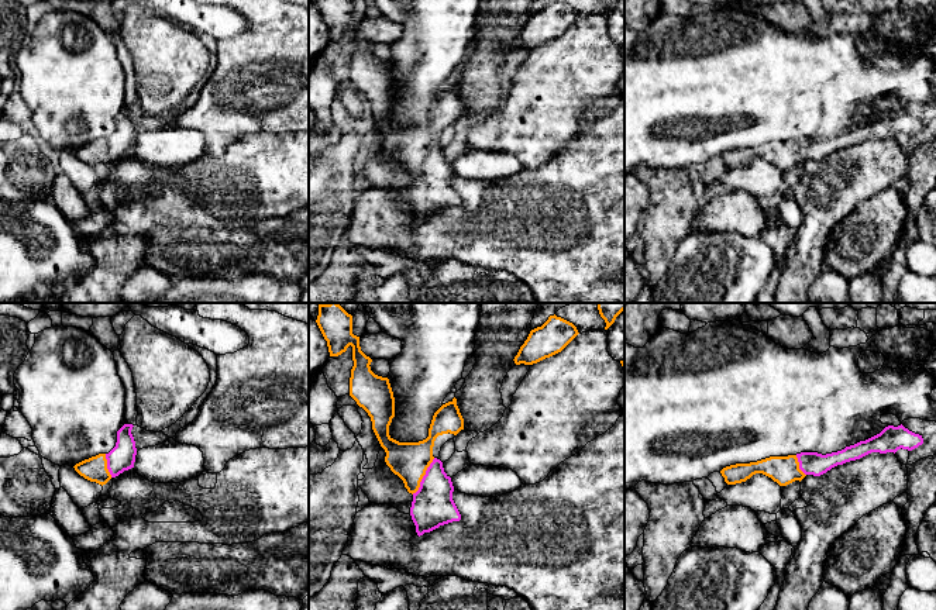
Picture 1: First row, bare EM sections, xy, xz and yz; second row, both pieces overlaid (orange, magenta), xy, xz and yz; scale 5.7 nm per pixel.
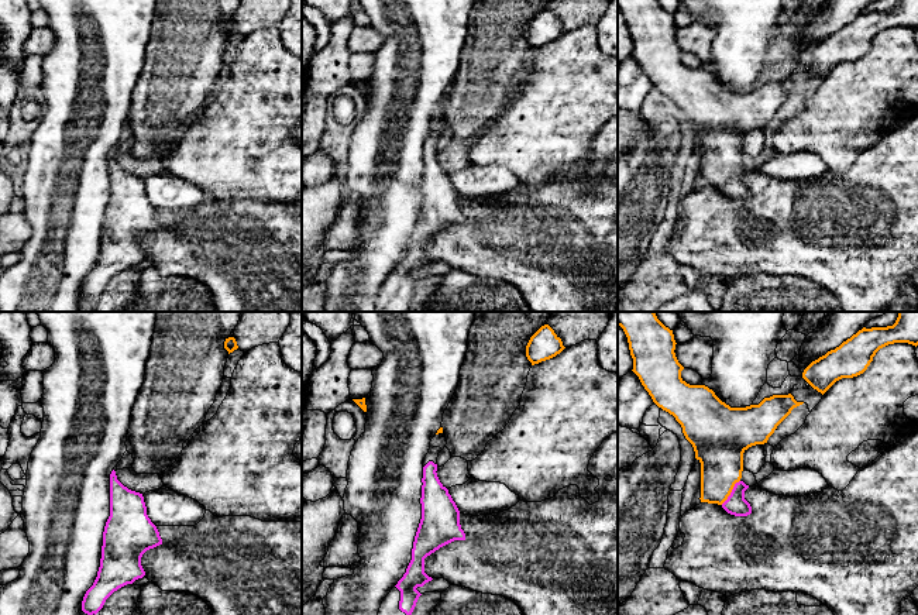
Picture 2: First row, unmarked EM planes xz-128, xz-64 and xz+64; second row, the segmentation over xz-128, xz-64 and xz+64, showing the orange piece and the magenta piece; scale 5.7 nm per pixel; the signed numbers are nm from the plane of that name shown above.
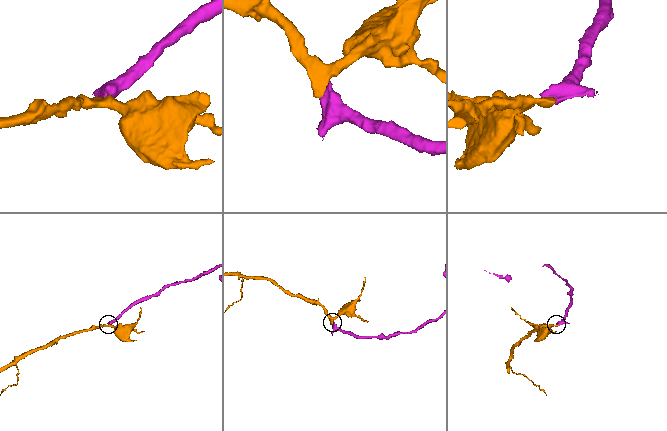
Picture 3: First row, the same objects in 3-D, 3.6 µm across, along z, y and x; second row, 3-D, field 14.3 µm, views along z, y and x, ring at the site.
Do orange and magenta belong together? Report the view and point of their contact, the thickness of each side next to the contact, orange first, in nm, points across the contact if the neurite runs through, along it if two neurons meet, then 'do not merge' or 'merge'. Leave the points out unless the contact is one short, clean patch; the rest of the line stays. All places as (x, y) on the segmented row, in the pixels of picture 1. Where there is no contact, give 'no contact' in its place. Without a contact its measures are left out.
contact xz (423, 475); calibres 220 and 240 nm; way xz (409, 461), (423, 475), (432, 488), (433, 506); merge

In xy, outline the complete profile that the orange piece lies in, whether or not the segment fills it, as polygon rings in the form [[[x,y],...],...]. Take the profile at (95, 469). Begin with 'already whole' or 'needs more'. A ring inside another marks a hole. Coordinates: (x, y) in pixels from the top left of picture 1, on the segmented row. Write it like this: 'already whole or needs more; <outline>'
needs more; [[[133,424],[117,431],[116,447],[109,454],[99,454],[76,463],[75,471],[90,482],[106,485],[111,478],[134,468],[137,448],[131,434]]]

